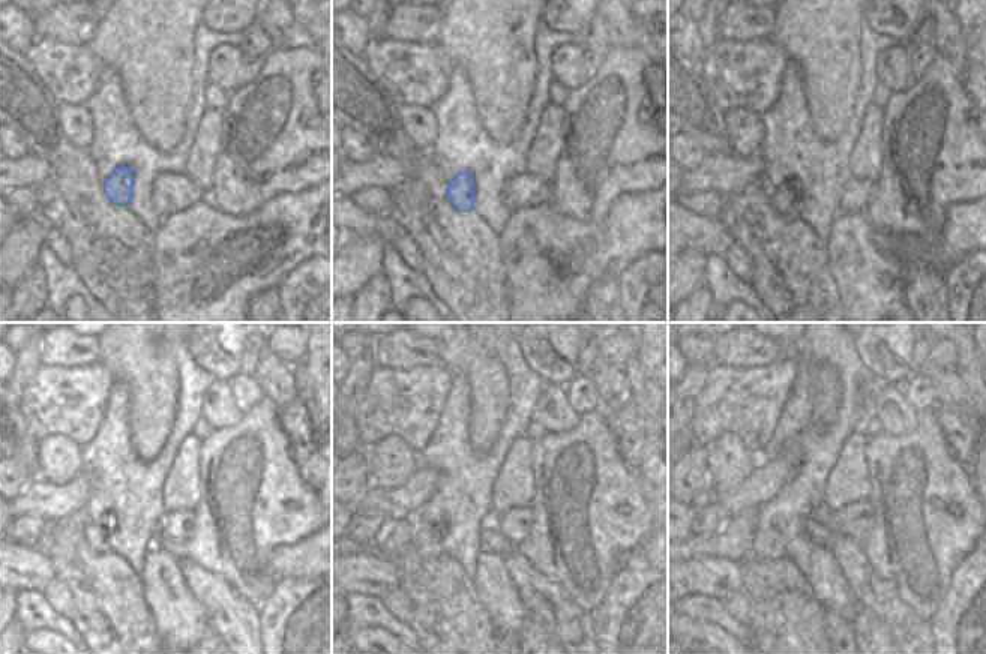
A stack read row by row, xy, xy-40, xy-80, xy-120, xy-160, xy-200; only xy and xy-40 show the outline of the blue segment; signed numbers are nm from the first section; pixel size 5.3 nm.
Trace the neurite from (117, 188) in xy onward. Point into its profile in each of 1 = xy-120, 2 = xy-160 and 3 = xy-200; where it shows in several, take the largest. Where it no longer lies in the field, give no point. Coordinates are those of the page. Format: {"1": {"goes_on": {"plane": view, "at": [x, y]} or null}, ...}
{"1": {"goes_on": {"plane": "xy-120", "at": [96, 537]}}, "2": {"goes_on": {"plane": "xy-160", "at": [429, 540]}}, "3": {"goes_on": {"plane": "xy-200", "at": [766, 543]}}}

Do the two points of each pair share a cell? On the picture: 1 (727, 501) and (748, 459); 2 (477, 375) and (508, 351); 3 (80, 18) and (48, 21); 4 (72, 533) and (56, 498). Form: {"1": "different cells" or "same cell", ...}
{"1": "different cells", "2": "different cells", "3": "same cell", "4": "different cells"}

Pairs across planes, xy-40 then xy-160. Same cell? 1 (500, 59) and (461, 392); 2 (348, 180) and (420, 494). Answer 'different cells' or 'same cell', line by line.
1: different cells
2: same cell

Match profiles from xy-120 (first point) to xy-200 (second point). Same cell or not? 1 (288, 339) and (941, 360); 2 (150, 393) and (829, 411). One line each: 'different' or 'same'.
1: same
2: same

